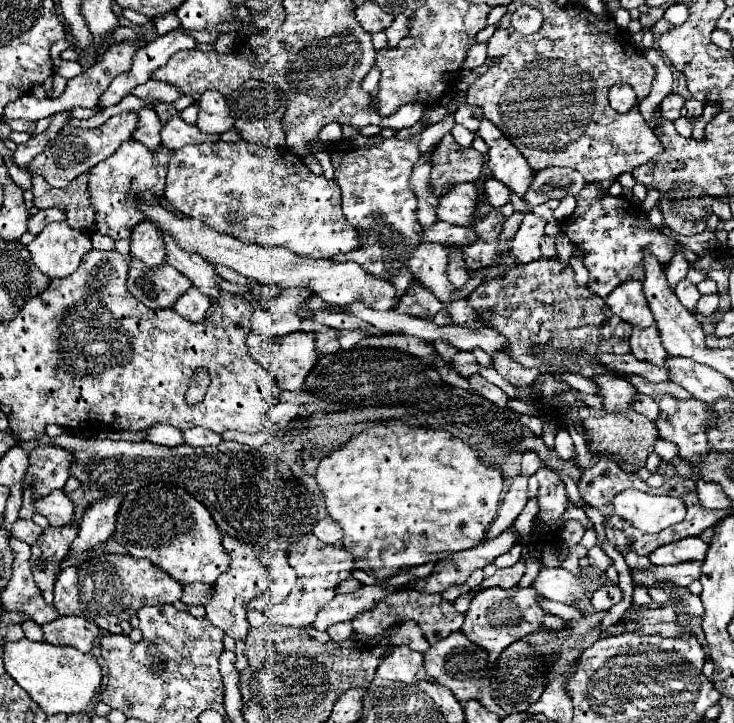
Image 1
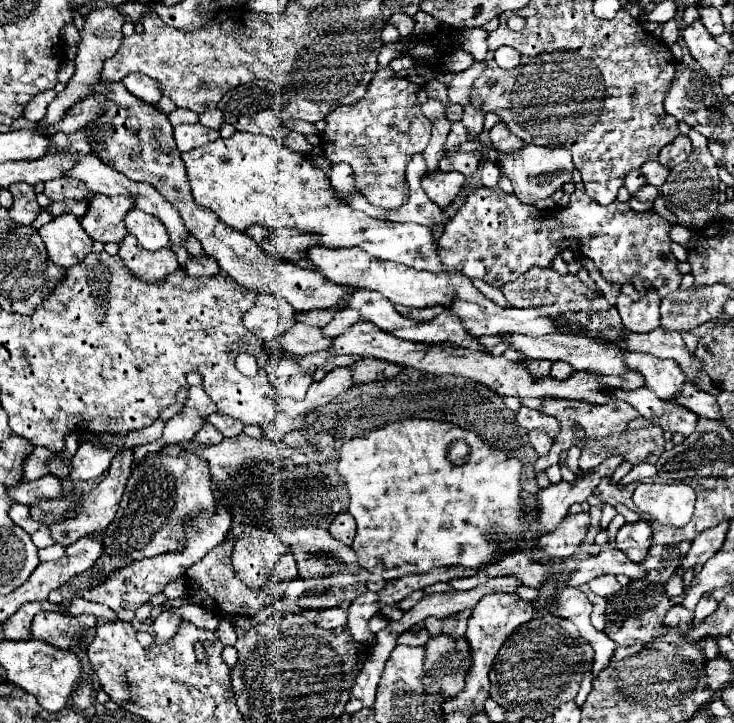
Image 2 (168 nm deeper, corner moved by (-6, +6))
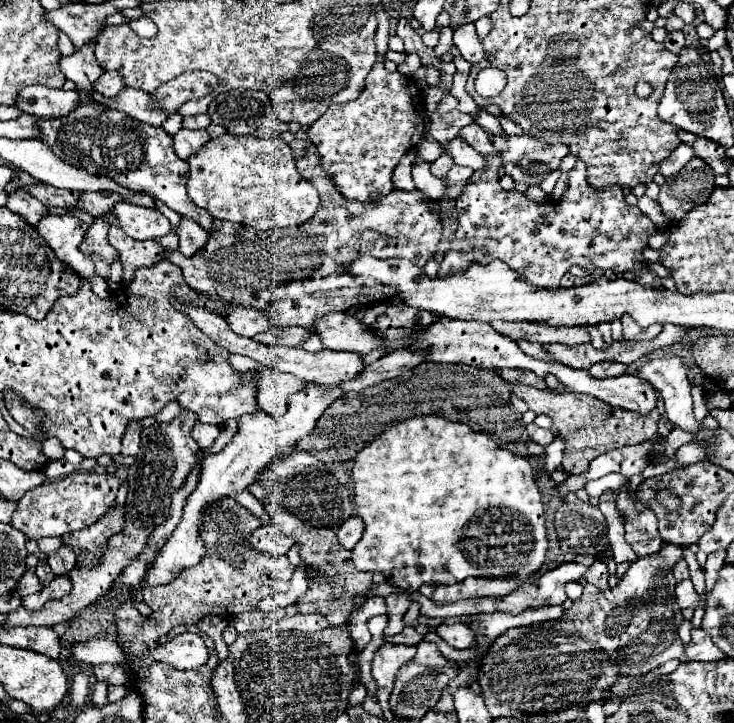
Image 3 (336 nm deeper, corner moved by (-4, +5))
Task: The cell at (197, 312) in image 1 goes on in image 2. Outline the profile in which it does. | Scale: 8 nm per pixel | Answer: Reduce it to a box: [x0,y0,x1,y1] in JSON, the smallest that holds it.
[184,256,220,278]

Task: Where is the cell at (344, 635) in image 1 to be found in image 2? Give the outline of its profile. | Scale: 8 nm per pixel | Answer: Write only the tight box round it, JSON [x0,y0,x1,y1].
[314,608,348,630]

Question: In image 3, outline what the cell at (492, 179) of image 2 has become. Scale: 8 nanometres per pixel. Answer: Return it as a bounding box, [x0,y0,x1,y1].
[444,137,484,169]

